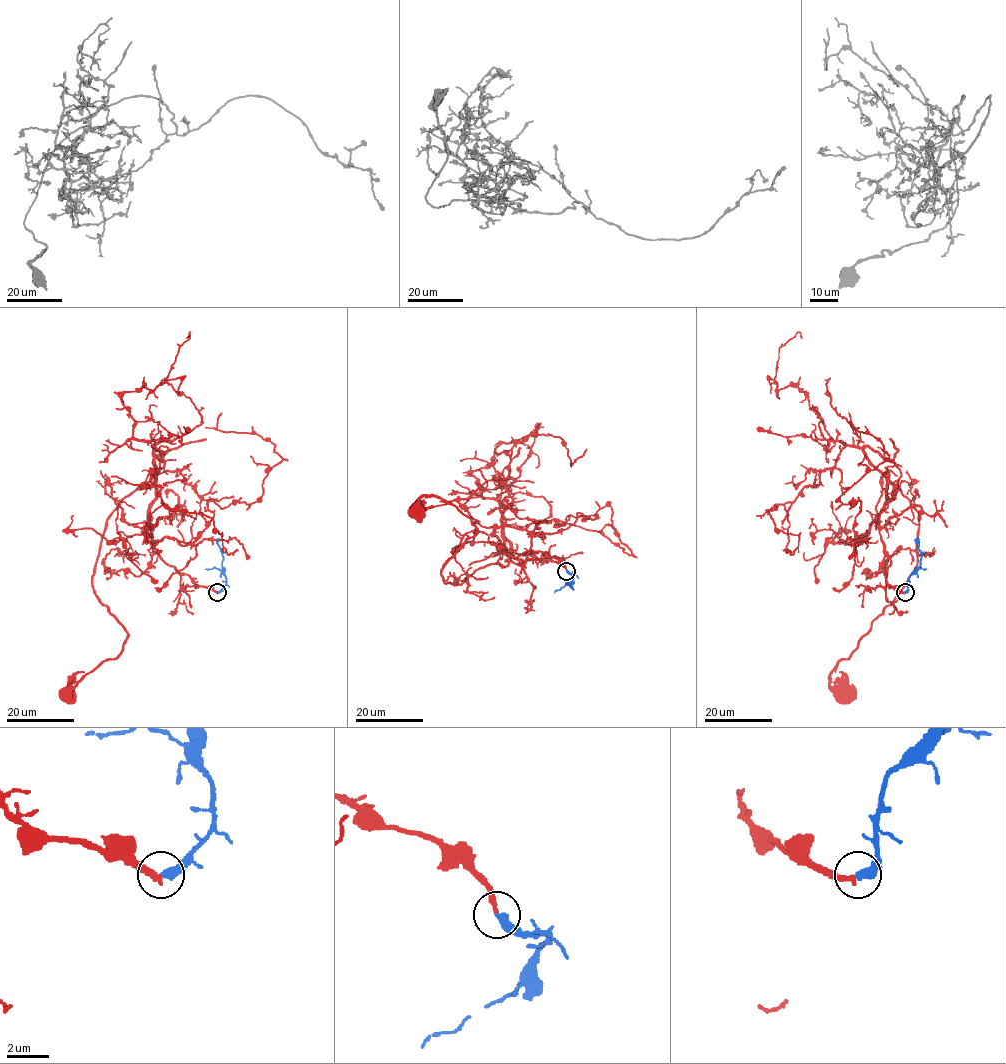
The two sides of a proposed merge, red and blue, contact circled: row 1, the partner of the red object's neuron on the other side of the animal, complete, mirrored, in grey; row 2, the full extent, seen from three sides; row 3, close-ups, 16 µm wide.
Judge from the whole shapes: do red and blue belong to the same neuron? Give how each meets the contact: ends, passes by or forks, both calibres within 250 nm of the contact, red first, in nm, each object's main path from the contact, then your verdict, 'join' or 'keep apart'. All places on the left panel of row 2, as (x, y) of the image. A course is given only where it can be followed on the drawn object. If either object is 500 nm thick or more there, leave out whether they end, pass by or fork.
red ends; blue ends; calibres 240 and 440 nm; course red (218, 592), (152, 548), (153, 446), (160, 467), (112, 512), (93, 576), (127, 632), (123, 649), (66, 693); course blue (218, 592), (226, 578), (222, 551), (217, 542), (219, 539); join

